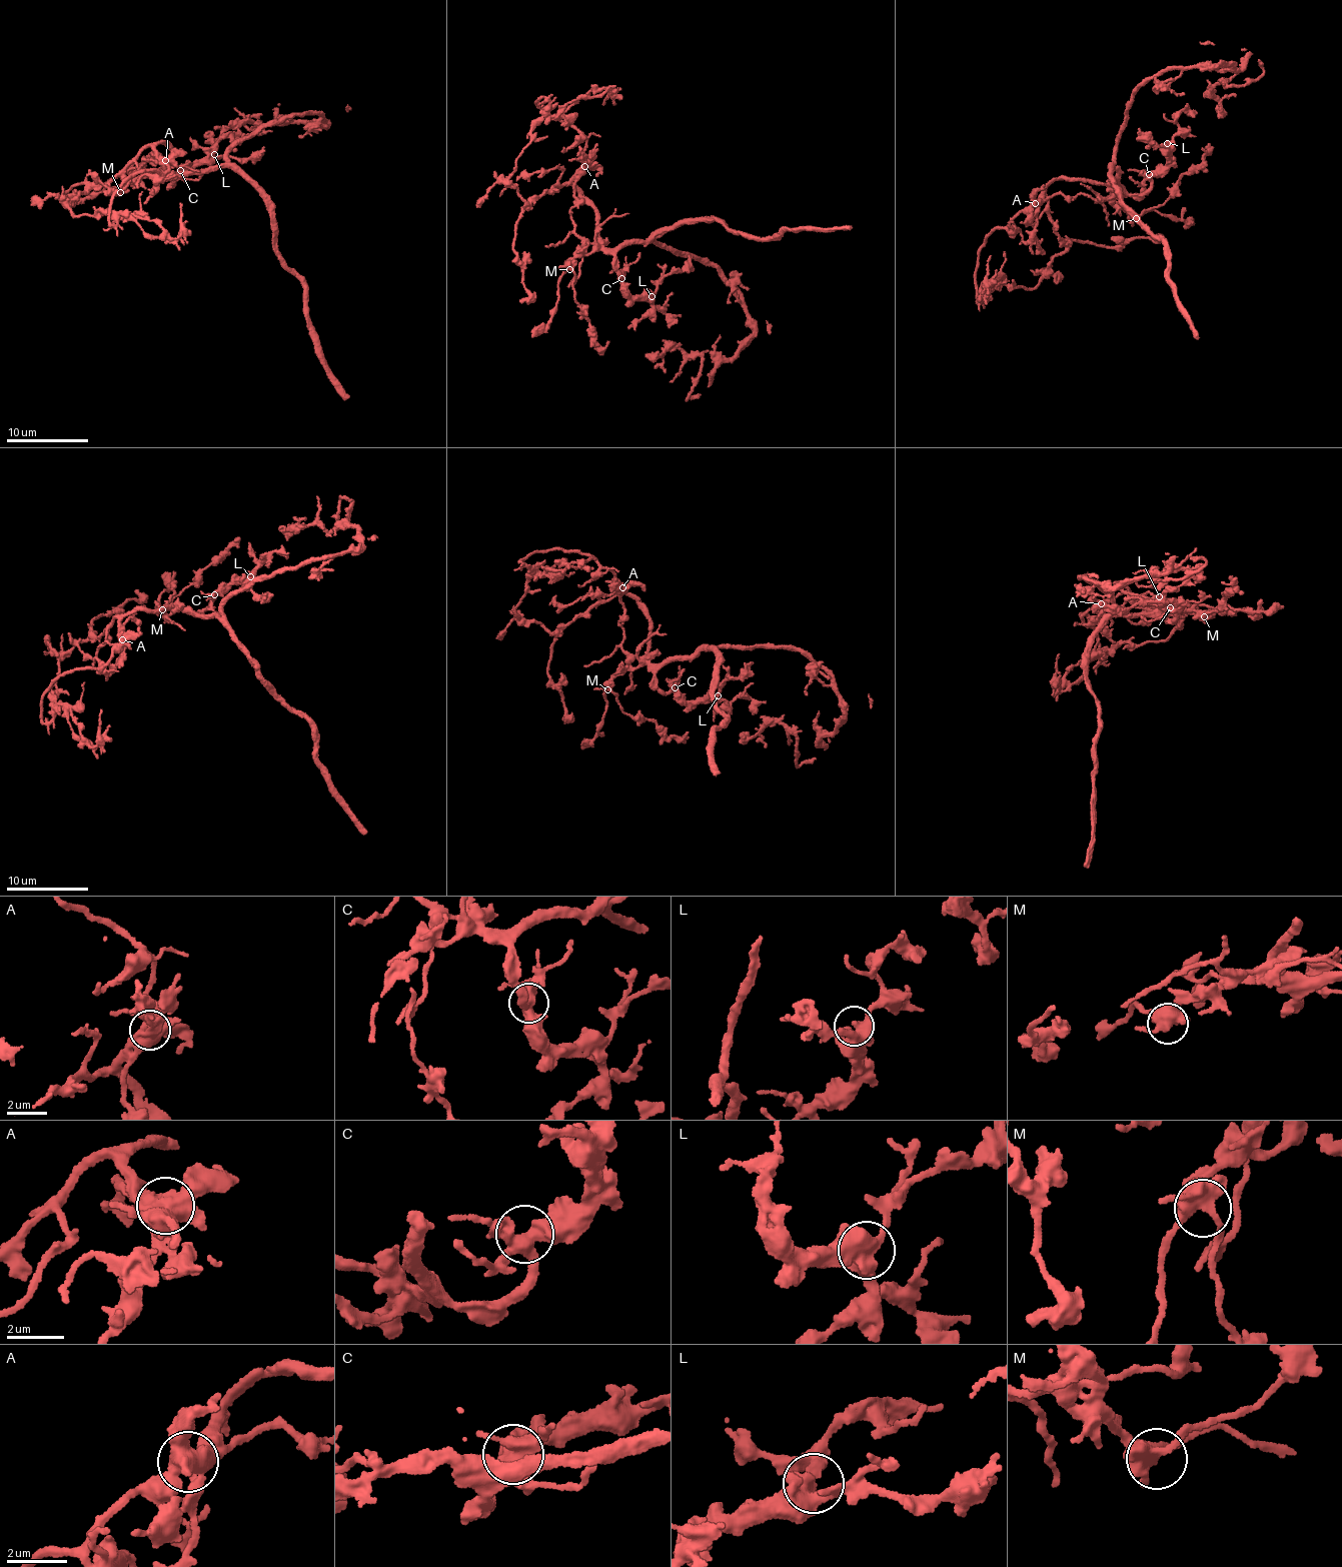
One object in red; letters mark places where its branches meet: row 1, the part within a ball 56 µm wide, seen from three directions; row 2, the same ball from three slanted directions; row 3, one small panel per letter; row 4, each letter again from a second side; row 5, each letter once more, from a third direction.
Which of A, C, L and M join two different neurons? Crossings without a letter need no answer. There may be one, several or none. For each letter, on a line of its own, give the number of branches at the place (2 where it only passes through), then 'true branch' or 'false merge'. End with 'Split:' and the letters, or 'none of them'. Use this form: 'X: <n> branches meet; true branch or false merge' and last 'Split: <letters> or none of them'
A: 5 branches meet; false merge
C: 5 branches meet; true branch
L: 4 branches meet; true branch
M: 5 branches meet; true branch
Split: A

